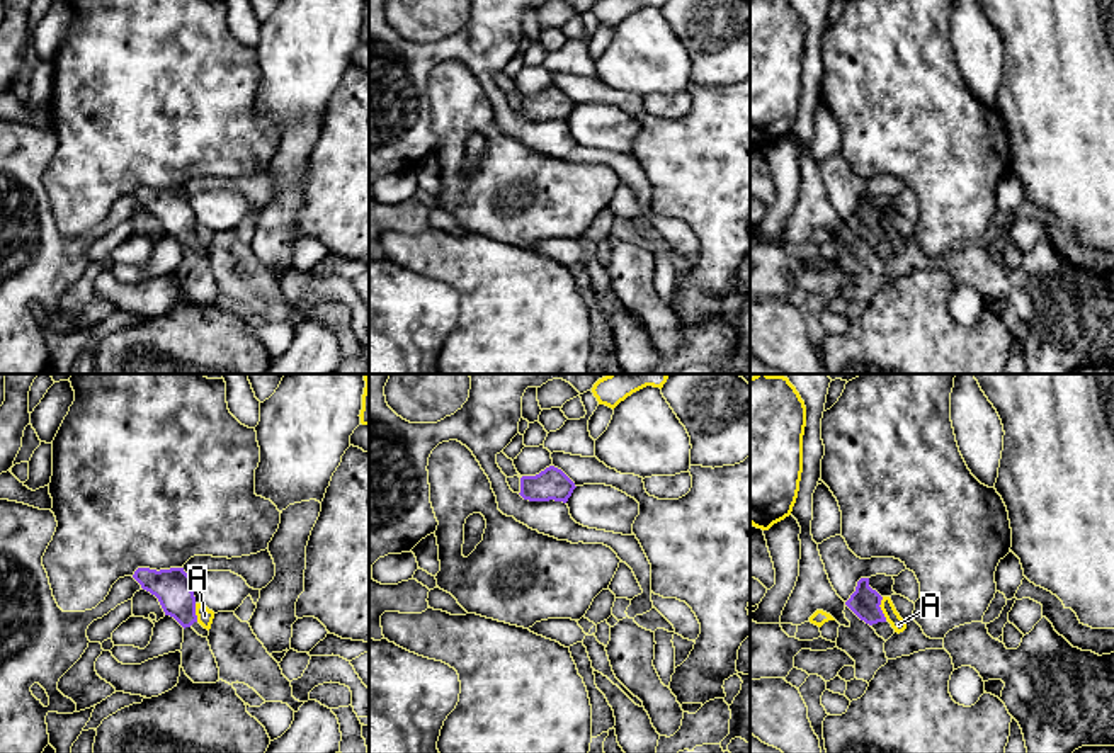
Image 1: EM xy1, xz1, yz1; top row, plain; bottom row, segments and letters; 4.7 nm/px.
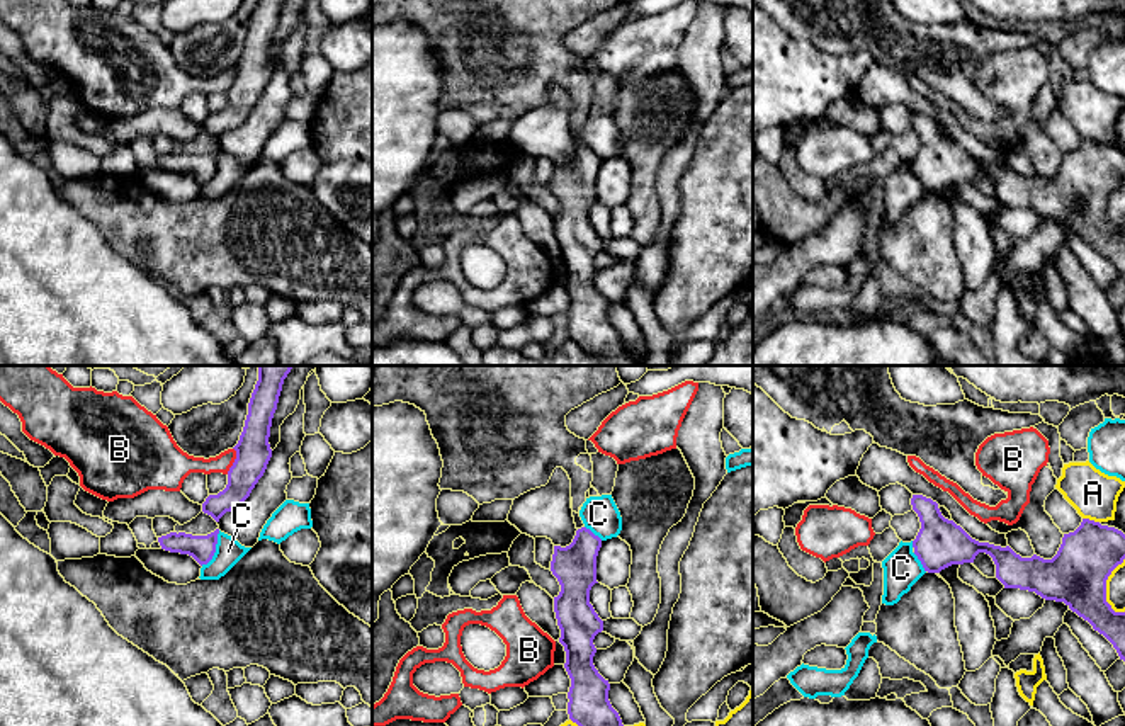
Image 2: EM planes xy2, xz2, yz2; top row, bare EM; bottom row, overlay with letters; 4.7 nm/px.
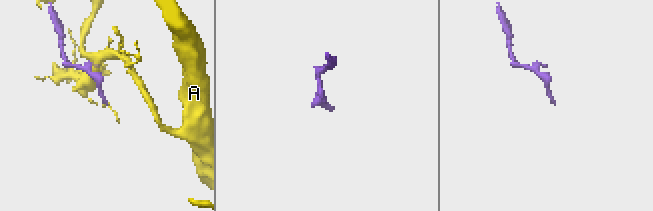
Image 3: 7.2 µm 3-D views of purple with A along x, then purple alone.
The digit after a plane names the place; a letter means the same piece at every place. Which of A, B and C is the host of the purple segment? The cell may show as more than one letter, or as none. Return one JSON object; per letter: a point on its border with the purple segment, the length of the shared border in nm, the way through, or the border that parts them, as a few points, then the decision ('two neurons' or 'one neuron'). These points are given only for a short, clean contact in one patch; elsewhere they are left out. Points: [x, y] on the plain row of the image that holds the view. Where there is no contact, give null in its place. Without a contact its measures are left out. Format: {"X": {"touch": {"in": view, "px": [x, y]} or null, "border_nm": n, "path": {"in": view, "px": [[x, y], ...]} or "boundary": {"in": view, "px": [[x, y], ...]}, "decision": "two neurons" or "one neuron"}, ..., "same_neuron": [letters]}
{"A": {"touch": {"in": "yz1", "px": [880, 228]}, "border_nm": 110, "decision": "two neurons"}, "B": {"touch": {"in": "xy2", "px": [235, 80]}, "border_nm": 130, "boundary": {"in": "xy2", "px": [[233, 67], [235, 79], [226, 92]]}, "decision": "two neurons"}, "C": {"touch": {"in": "xy2", "px": [214, 169]}, "border_nm": 190, "boundary": {"in": "xy2", "px": [[220, 150], [214, 174], [201, 184]]}, "decision": "two neurons"}, "same_neuron": []}

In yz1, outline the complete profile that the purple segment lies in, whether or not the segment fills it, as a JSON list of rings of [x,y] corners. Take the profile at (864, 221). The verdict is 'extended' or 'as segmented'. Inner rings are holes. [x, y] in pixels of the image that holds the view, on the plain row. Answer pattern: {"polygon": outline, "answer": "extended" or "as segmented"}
{"polygon": [[[861,197],[857,201],[855,211],[845,221],[845,224],[866,243],[869,243],[879,257],[888,260],[895,248],[886,240],[881,229],[883,216],[869,206],[869,197]]], "answer": "extended"}

